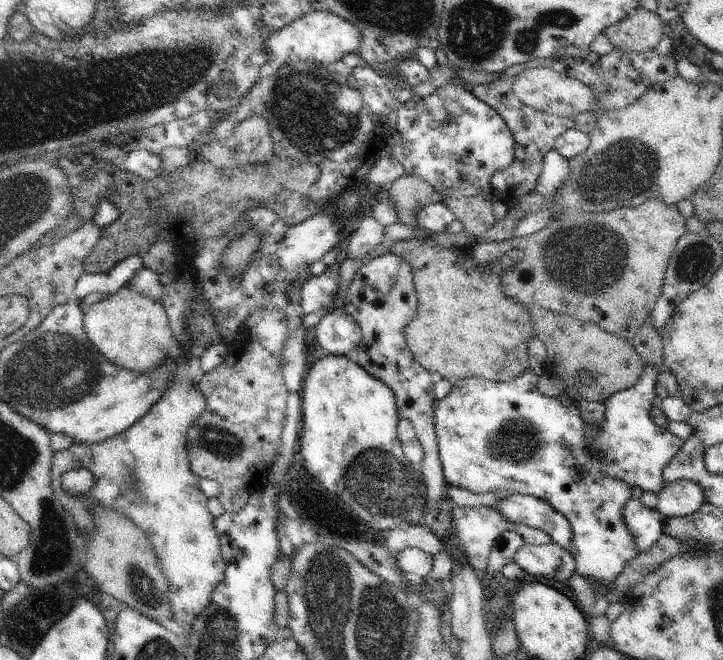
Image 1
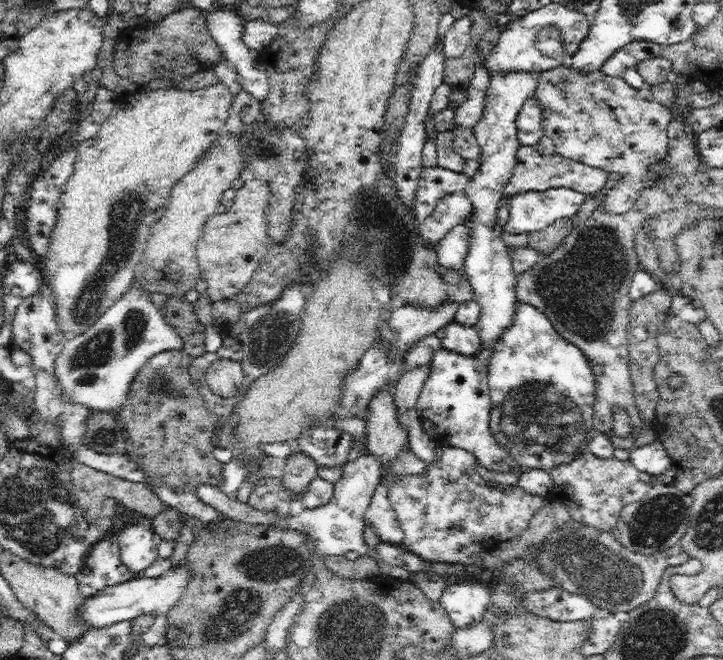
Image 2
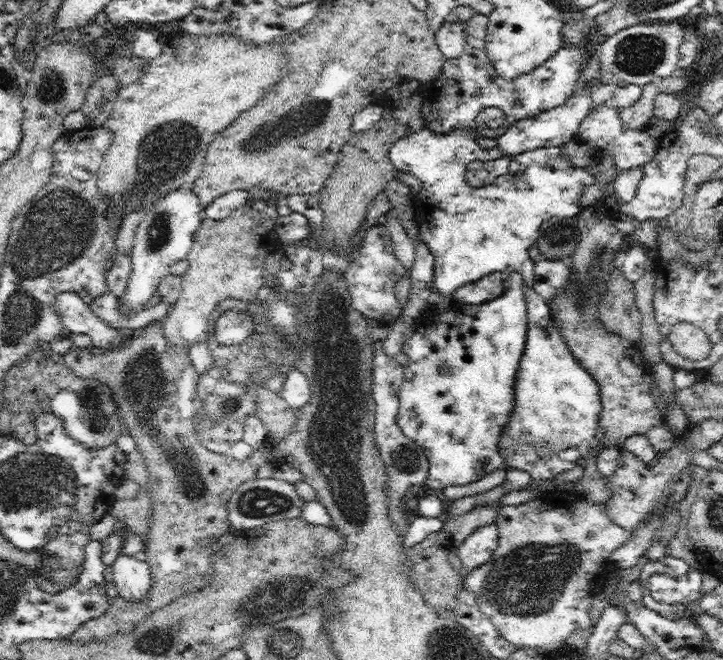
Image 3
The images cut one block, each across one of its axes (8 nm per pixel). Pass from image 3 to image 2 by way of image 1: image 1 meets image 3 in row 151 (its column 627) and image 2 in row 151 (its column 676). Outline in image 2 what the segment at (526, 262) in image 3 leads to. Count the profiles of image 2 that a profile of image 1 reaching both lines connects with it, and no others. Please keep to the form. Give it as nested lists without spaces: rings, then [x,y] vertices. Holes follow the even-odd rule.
[[[478,68],[474,73],[473,80],[470,82],[466,91],[468,98],[458,106],[454,114],[453,126],[449,130],[444,130],[437,134],[436,146],[437,165],[442,168],[463,173],[466,161],[462,156],[456,154],[452,148],[453,130],[458,127],[473,127],[482,115],[484,100],[486,100],[487,87],[490,86],[490,76],[484,68]]]

